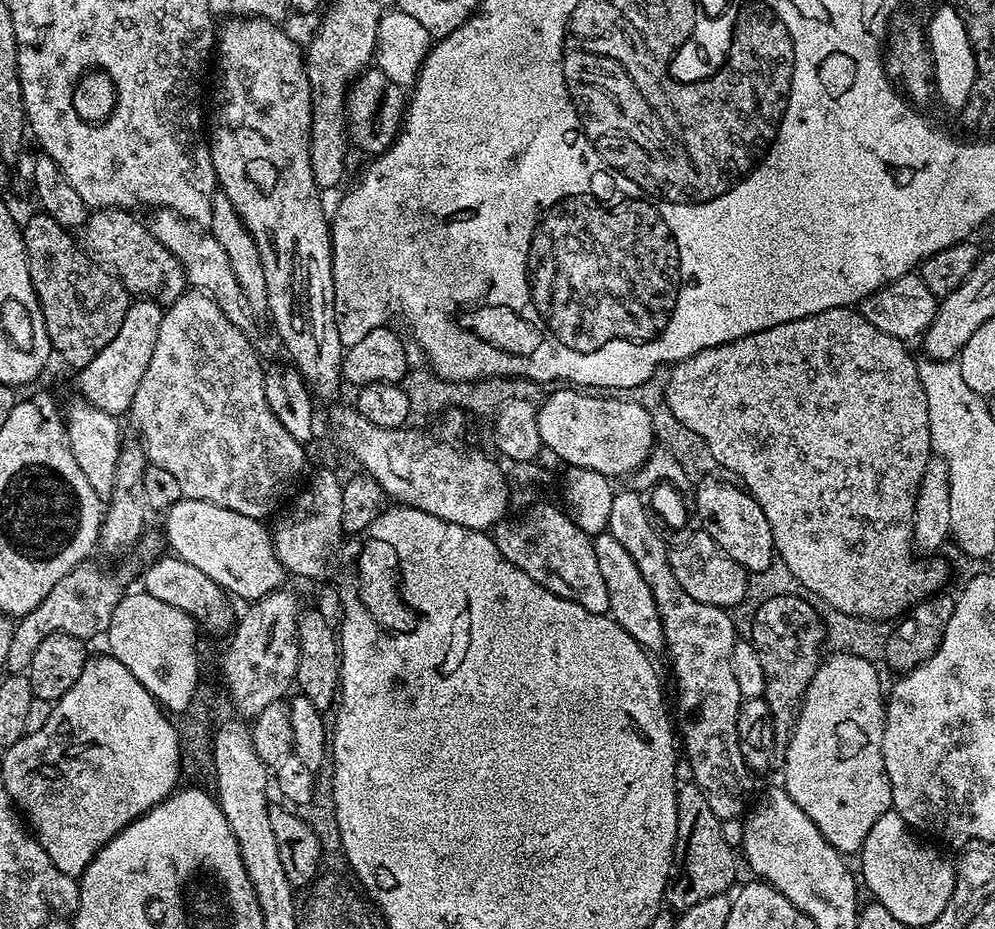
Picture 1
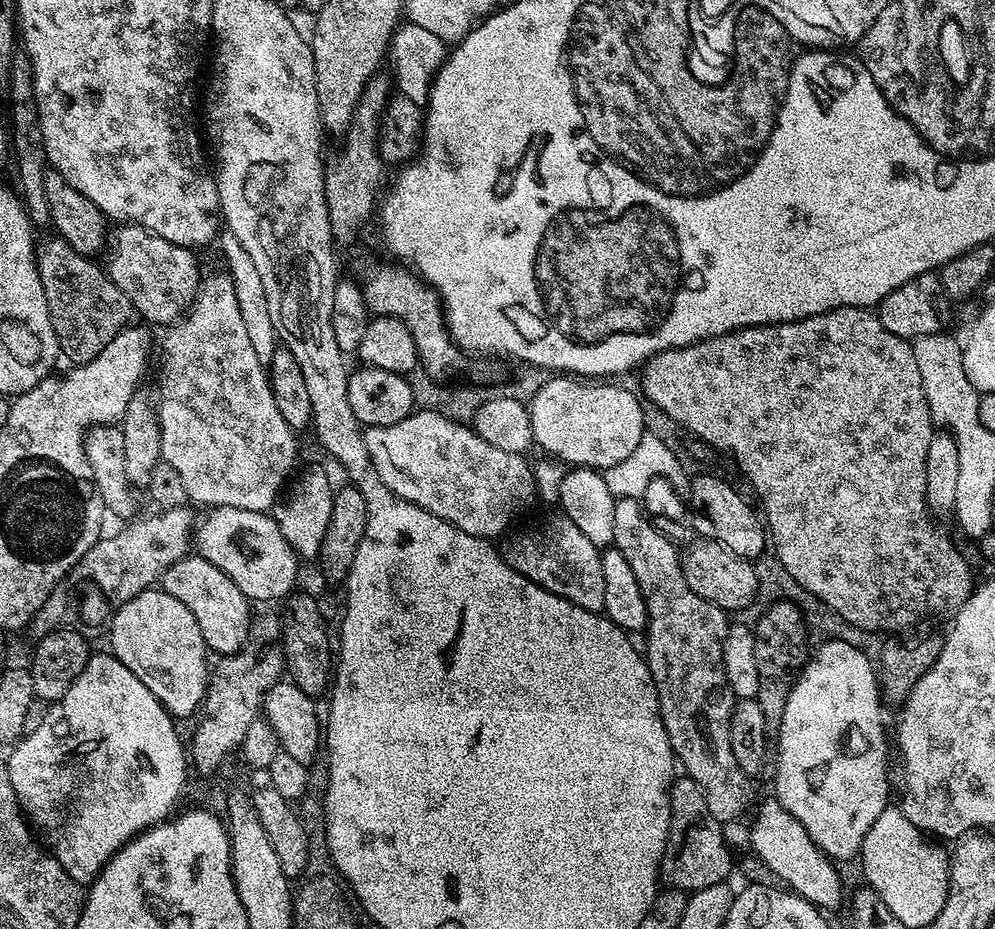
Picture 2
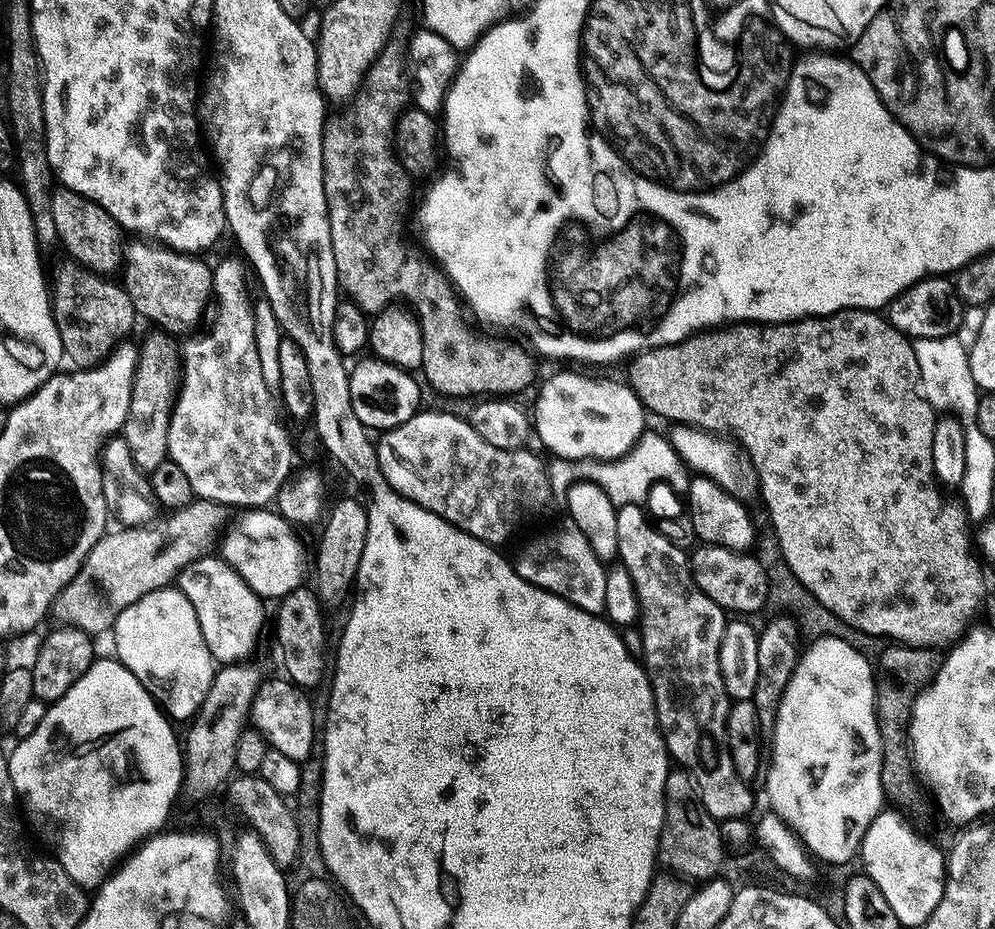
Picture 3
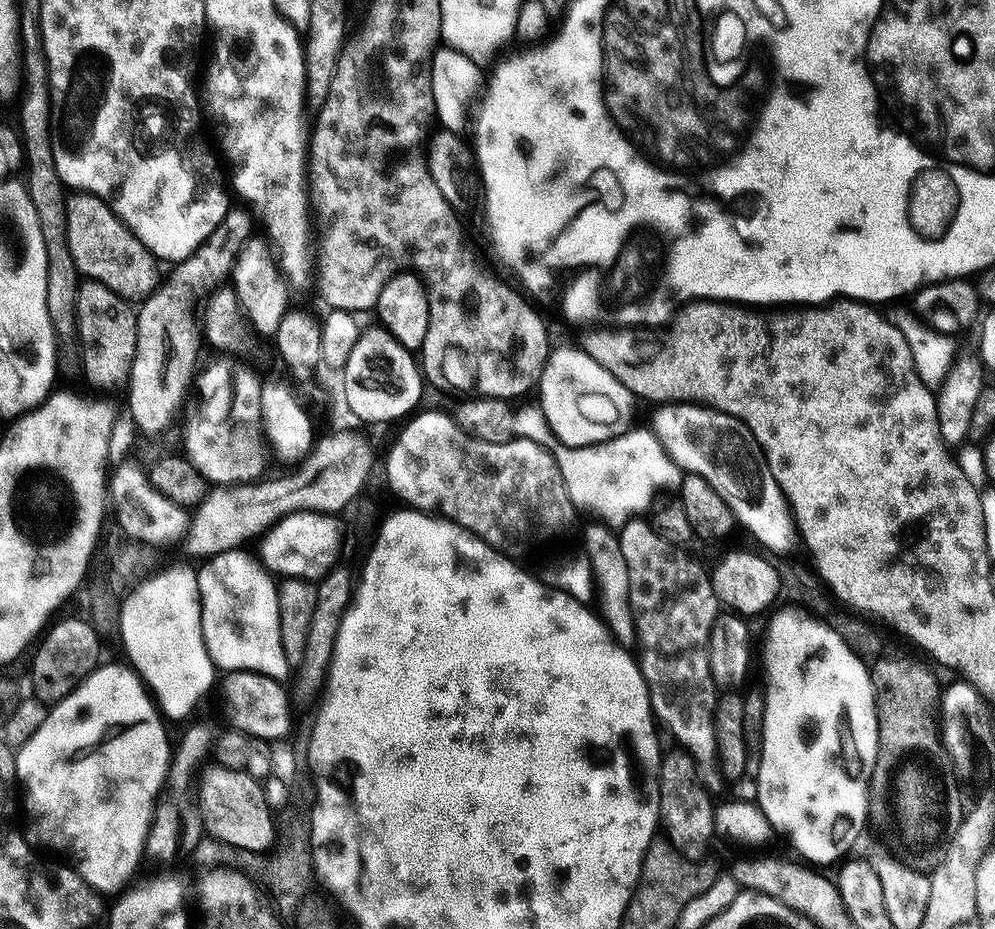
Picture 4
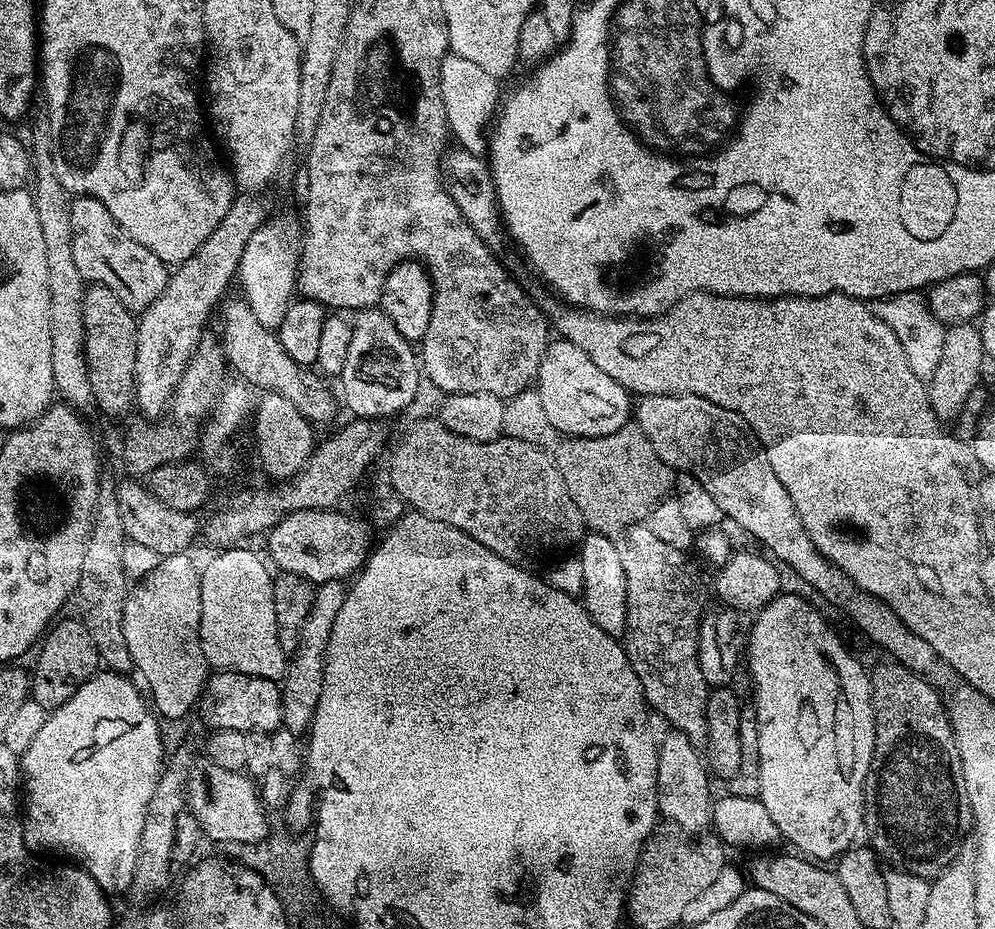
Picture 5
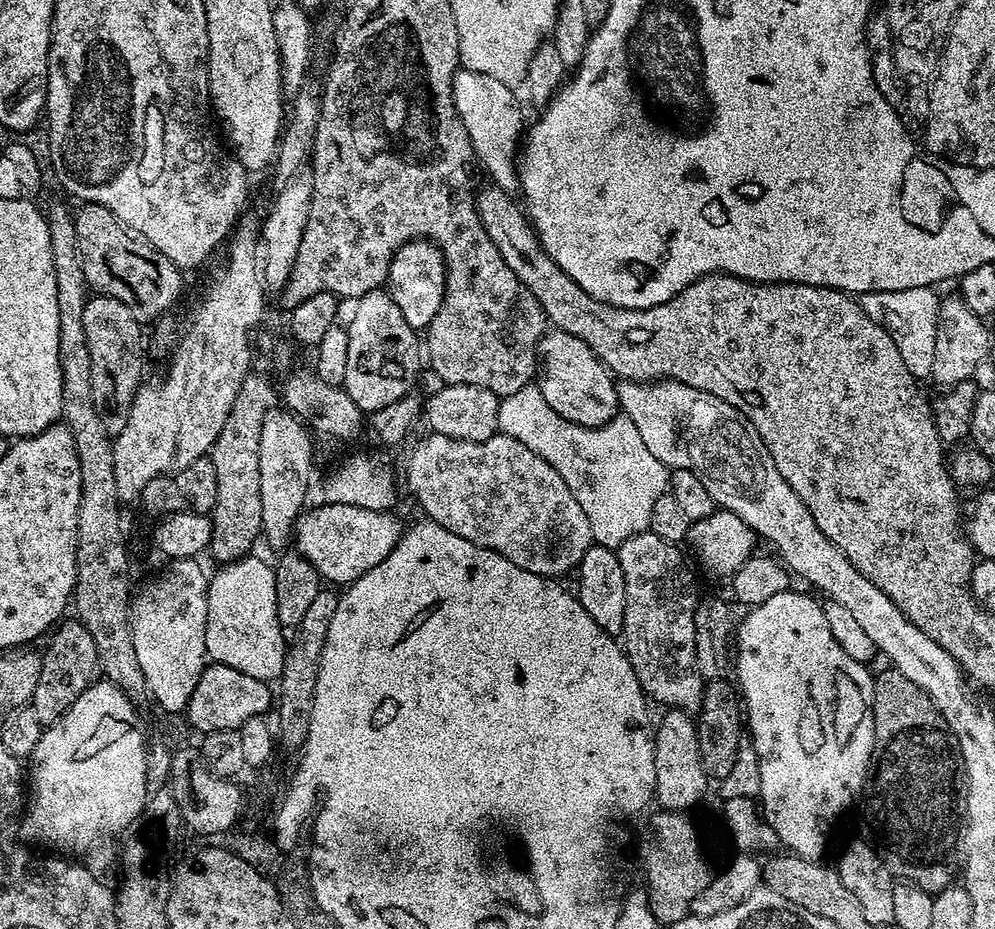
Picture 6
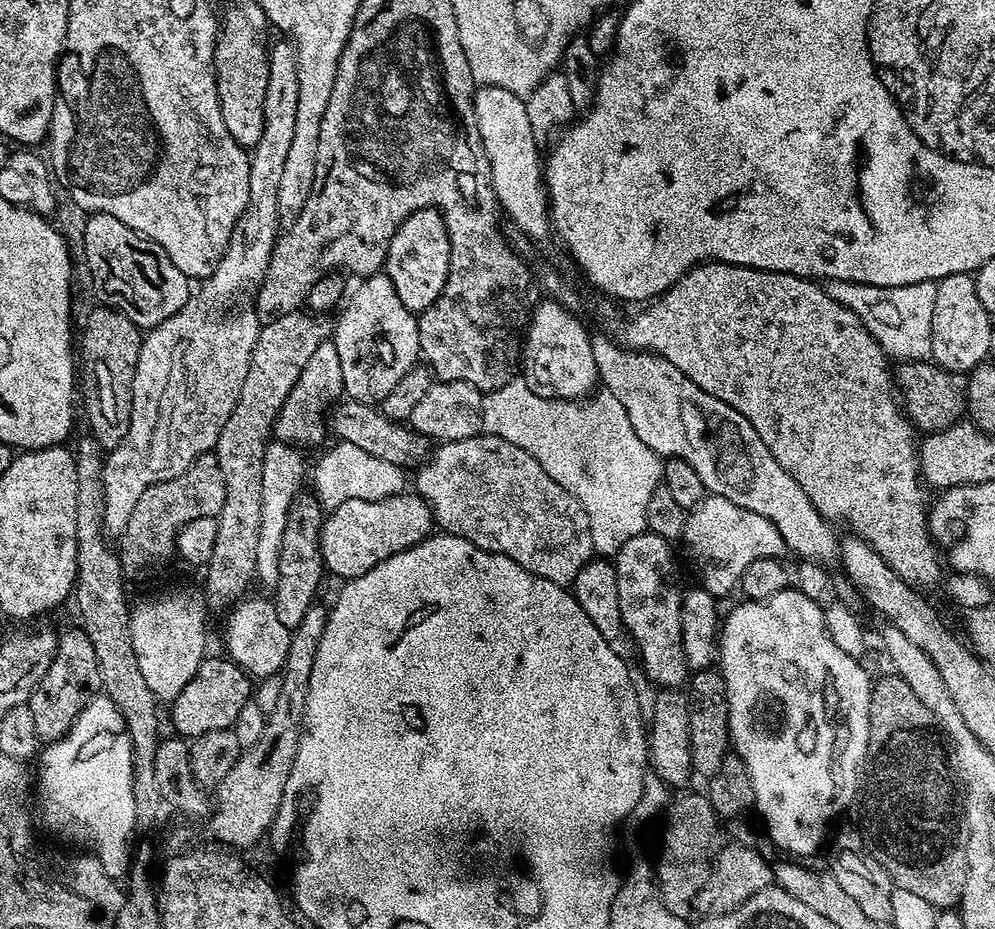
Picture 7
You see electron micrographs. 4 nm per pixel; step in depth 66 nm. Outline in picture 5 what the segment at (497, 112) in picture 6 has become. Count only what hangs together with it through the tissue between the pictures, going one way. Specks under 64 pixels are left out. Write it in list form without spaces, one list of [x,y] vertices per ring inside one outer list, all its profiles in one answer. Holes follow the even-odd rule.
[[[449,54],[442,62],[440,96],[444,100],[444,109],[451,135],[465,148],[463,150],[465,153],[480,154],[483,148],[485,151],[486,128],[484,132],[484,123],[488,119],[488,123],[493,119],[502,100],[500,88],[496,84],[499,84],[497,77],[486,74],[486,70],[482,70],[482,66],[478,66],[475,62],[466,62],[466,58]]]

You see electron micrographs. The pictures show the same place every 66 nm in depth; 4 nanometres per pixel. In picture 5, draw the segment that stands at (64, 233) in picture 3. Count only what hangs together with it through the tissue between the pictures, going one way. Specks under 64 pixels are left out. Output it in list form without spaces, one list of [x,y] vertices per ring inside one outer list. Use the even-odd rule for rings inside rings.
[[[92,196],[75,197],[71,206],[74,262],[87,283],[110,289],[134,314],[149,308],[168,285],[170,270],[164,260],[122,230],[119,222]]]

